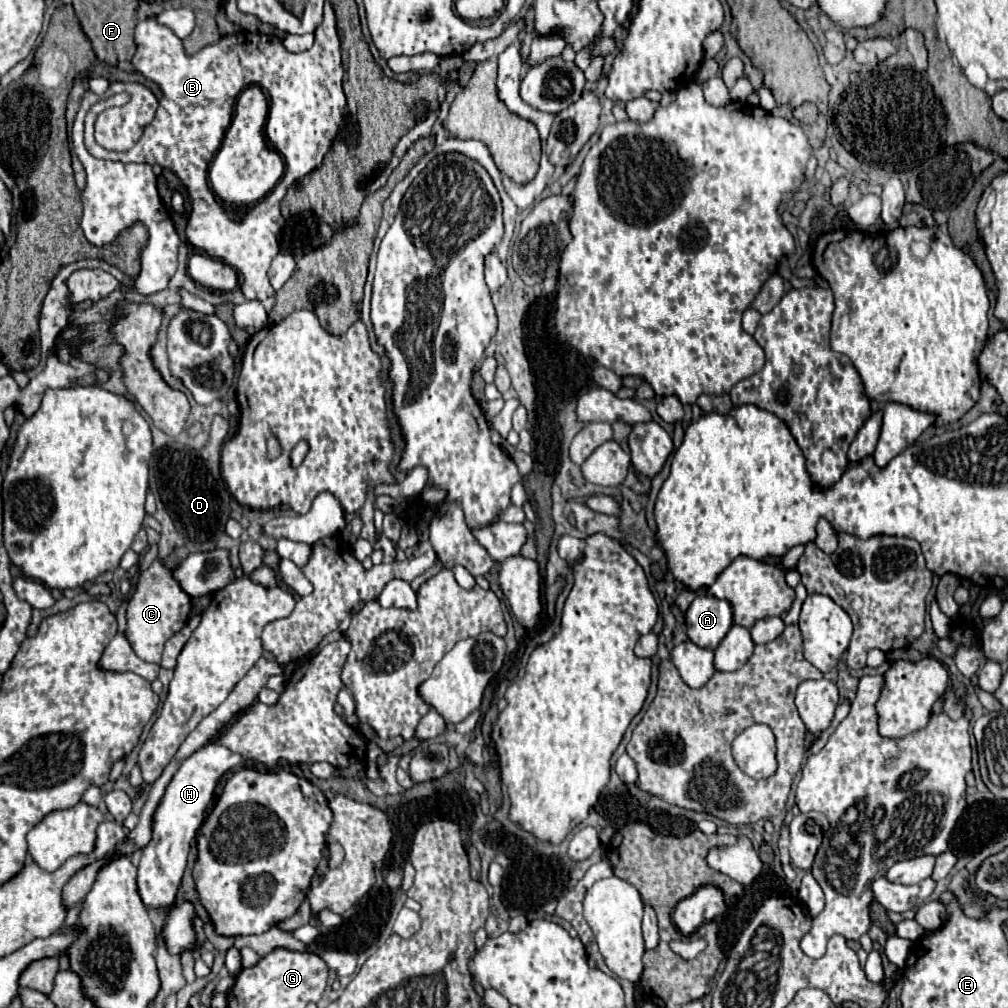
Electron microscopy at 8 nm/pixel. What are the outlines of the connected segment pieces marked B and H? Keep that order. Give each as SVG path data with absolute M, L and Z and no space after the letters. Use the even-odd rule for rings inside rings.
M326 2L326 6L324 6L324 22L314 32L314 46L302 54L286 52L286 48L282 46L282 42L278 38L264 36L264 34L240 32L240 34L218 40L216 46L204 46L194 56L188 56L184 52L182 40L178 40L178 36L168 26L158 24L156 18L142 20L134 28L134 40L138 46L136 54L132 58L134 68L140 70L146 78L160 84L164 98L160 100L154 122L146 126L146 132L142 134L138 144L128 152L108 152L106 148L102 148L94 140L94 122L102 110L112 106L112 100L106 98L106 100L100 100L98 104L94 104L86 116L86 148L88 148L88 152L92 156L104 158L104 160L146 162L146 164L158 164L166 170L172 170L186 186L186 190L190 194L190 202L192 202L192 212L190 212L188 228L186 228L188 242L196 250L212 256L212 258L220 258L224 264L230 264L232 268L236 268L242 276L242 286L240 286L242 294L248 300L266 300L268 296L274 294L274 288L270 286L270 280L268 280L268 268L270 268L272 258L280 252L278 238L284 227L284 218L281 214L282 198L294 180L310 174L318 164L322 164L324 154L330 150L330 146L336 138L336 132L342 122L344 108L346 108L346 98L342 92L344 68L340 62L340 40L338 40L336 18L334 18L334 10L332 10L330 2ZM250 84L258 84L260 88L266 88L266 92L270 96L266 138L274 146L274 150L284 158L286 168L284 168L282 180L276 184L276 188L266 198L262 198L258 204L254 204L250 212L240 214L240 216L232 216L232 214L224 212L224 206L216 200L216 196L212 194L212 190L208 186L208 164L212 162L214 154L218 152L222 138L224 138L224 132L230 126L230 116L232 116L238 94Z
M208 742L180 764L154 814L154 836L150 844L142 850L142 858L138 864L138 892L148 908L162 912L162 908L170 906L176 900L190 844L196 836L196 830L204 822L204 814L210 806L214 788L220 776L226 774L230 768L238 766L240 762L240 754L228 750L218 742Z

